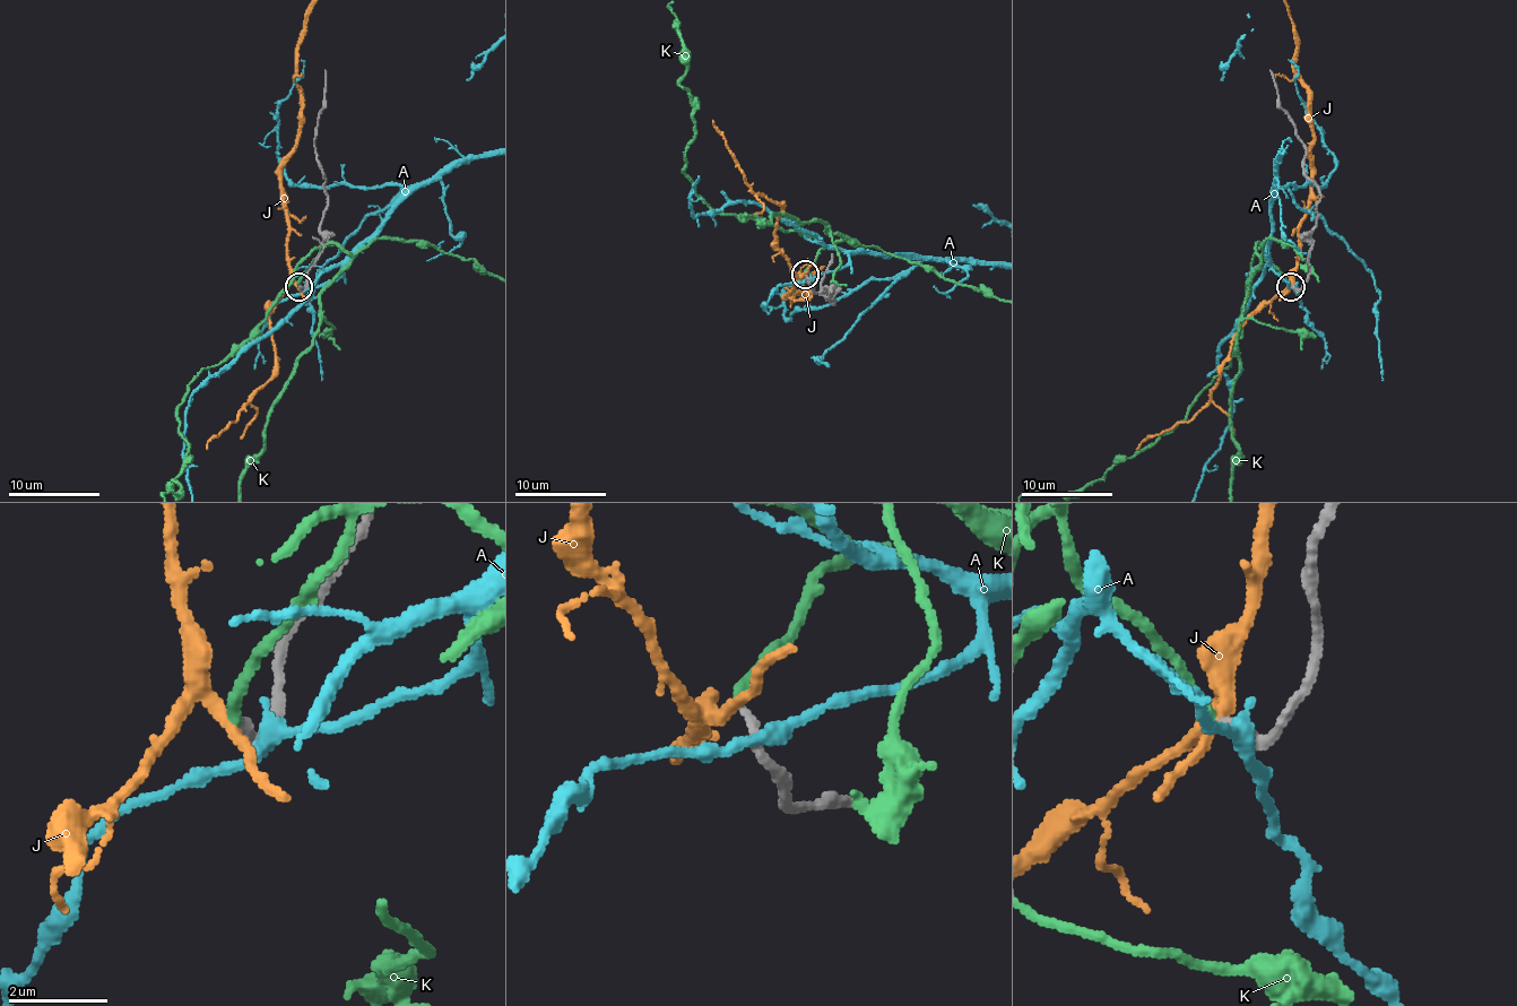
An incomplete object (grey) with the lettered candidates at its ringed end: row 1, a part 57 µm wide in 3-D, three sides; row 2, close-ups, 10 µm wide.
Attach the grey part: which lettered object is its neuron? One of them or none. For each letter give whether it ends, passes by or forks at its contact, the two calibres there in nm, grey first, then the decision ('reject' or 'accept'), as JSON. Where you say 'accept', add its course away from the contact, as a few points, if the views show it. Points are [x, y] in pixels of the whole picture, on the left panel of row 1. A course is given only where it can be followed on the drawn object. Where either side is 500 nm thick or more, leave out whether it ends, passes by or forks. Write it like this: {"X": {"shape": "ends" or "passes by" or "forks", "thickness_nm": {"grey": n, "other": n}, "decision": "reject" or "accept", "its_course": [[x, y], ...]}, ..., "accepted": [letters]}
{"A": {"shape": "passes by", "thickness_nm": {"grey": 260, "other": 320}, "decision": "reject"}, "J": {"shape": "passes by", "thickness_nm": {"grey": 190, "other": 240}, "decision": "reject"}, "K": {"shape": "ends", "thickness_nm": {"grey": 190, "other": 200}, "decision": "accept"}, "accepted": ["K"]}

